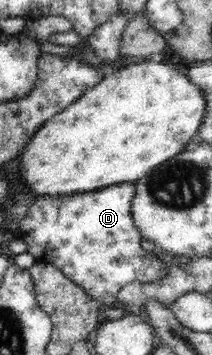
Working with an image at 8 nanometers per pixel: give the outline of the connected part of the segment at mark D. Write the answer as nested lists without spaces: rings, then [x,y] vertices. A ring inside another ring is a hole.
[[[121,182],[121,183],[111,183],[108,186],[101,187],[98,190],[93,191],[83,191],[77,192],[71,195],[38,195],[34,198],[34,204],[32,204],[27,212],[27,215],[19,222],[18,229],[26,245],[28,245],[28,253],[32,254],[36,258],[37,262],[51,263],[57,266],[60,271],[63,272],[67,278],[70,278],[77,286],[80,286],[90,298],[97,302],[101,308],[108,308],[116,304],[117,294],[126,287],[126,284],[130,282],[142,282],[146,283],[150,280],[161,279],[162,276],[166,274],[166,265],[159,259],[156,260],[154,257],[150,256],[147,252],[142,250],[140,231],[135,227],[134,219],[132,218],[132,200],[134,200],[136,194],[136,188],[134,187],[134,182]]]

